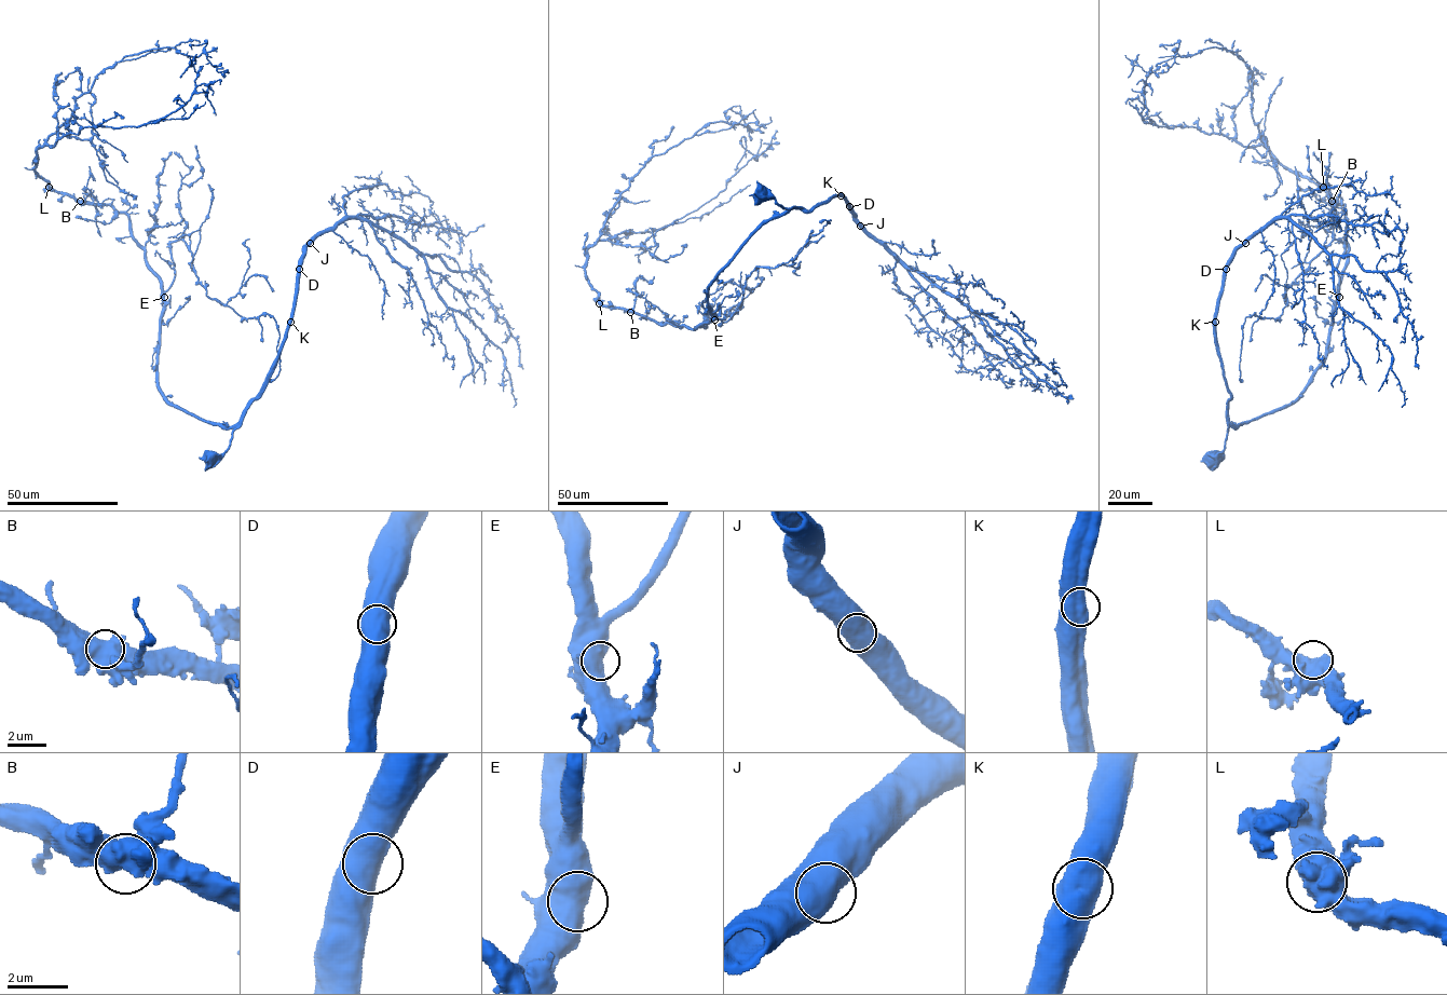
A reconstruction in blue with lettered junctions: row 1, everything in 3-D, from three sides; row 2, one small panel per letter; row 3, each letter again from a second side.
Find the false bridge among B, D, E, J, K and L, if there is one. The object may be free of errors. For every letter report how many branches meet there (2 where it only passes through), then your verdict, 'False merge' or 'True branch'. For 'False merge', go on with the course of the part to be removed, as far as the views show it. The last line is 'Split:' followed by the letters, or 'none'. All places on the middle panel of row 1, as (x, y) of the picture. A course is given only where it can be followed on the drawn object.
B: Branches: 1. True branch
D: Branches: 1. True branch
E: Branches: 1. True branch
J: Branches: 1. True branch
K: Branches: 1. True branch
L: Branches: 1. True branch
Split: none

